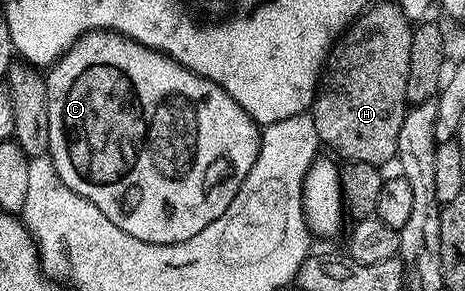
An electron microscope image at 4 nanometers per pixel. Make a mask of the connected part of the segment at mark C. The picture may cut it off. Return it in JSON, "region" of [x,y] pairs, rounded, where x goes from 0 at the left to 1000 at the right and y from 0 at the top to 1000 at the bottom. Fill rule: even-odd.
{"region":[[[187,110],[129,203],[116,210],[97,268],[103,309],[103,533],[120,570],[127,612],[159,660],[198,691],[234,756],[258,777],[258,790],[284,804],[288,818],[329,838],[368,838],[422,818],[439,777],[465,763],[465,749],[490,722],[499,680],[508,680],[525,612],[533,612],[555,540],[555,505],[563,495],[559,430],[471,289],[400,234],[355,179],[340,179],[297,137],[277,137],[256,110]]]}

